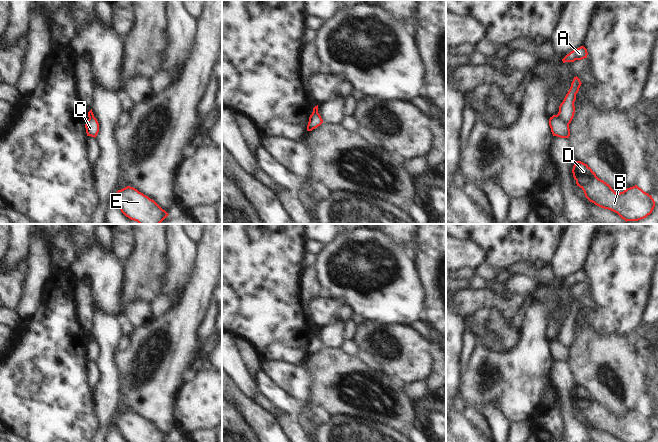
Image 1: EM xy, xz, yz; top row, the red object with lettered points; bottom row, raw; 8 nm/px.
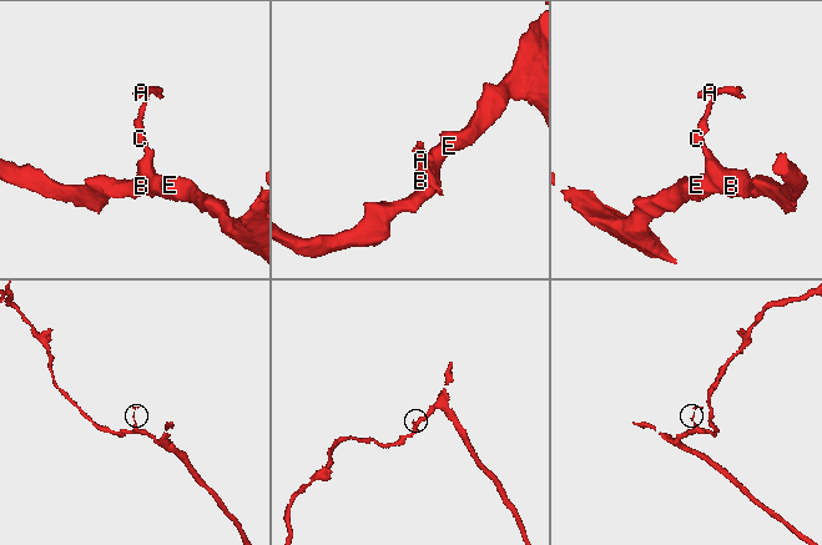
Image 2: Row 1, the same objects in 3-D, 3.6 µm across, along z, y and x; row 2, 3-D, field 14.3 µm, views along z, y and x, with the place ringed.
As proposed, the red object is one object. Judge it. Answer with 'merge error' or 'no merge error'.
merge error

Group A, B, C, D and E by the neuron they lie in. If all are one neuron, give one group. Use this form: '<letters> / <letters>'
A / B C D E

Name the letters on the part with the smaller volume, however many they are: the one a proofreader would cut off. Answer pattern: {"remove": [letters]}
{"remove": ["A"]}

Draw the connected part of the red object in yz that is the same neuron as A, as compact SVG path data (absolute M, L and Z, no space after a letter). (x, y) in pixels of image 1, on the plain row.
M581 270L573 275L571 275L569 278L567 278L563 283L563 287L565 286L574 286L575 284L582 284L584 282L587 282L588 276L587 273L584 270Z

